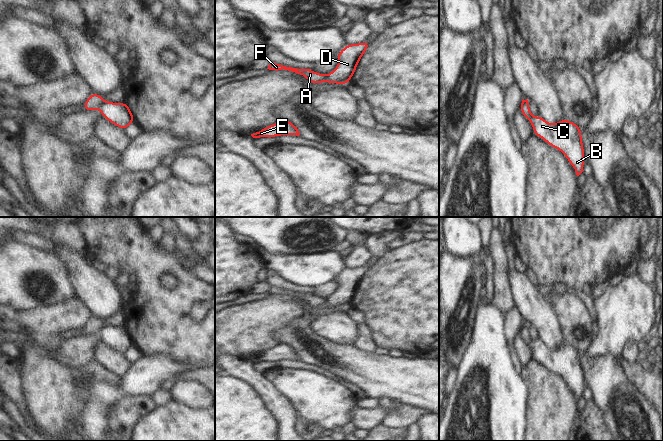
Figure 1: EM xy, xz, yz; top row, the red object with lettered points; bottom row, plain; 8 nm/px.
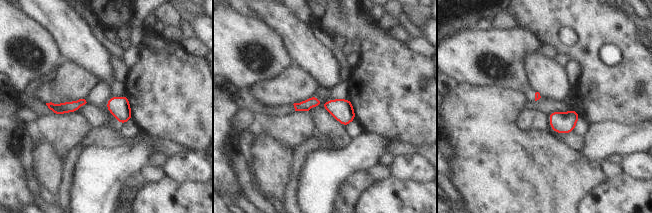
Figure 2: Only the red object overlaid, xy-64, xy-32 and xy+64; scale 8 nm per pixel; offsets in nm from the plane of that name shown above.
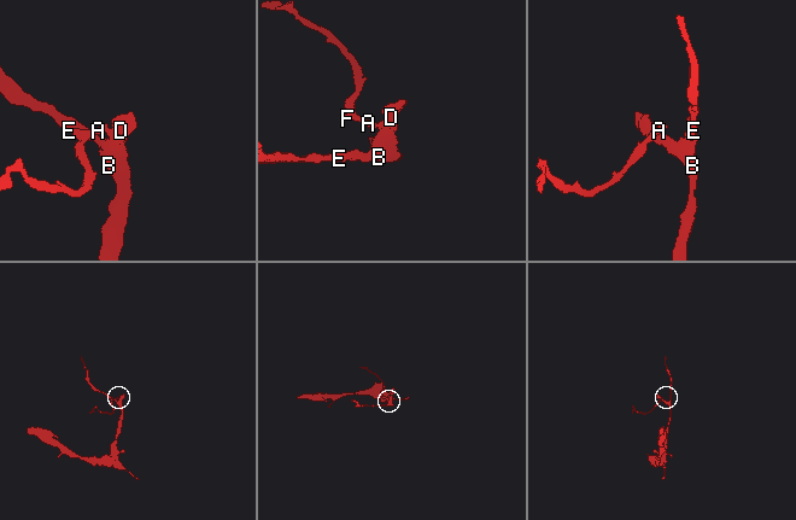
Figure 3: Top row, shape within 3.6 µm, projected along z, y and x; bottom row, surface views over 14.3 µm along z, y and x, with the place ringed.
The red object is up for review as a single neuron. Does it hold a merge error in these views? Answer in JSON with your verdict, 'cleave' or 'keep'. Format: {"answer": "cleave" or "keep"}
{"answer": "cleave"}

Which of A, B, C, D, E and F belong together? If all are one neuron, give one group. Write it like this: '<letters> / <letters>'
A F / B C D E

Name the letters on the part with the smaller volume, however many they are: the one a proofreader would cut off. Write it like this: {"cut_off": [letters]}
{"cut_off": ["A", "F"]}

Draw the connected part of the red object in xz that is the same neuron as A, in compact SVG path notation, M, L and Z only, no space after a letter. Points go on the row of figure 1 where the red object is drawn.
M270 62L267 69L276 70L276 71L284 69L284 70L295 72L305 77L313 85L316 85L318 83L323 83L325 82L325 79L326 79L326 75L322 73L317 73L311 69L297 69L292 67L286 67L286 66L272 63L272 62Z

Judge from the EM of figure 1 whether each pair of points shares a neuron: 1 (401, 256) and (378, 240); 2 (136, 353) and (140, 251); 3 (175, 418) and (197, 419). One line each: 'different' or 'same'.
1: different
2: different
3: same

